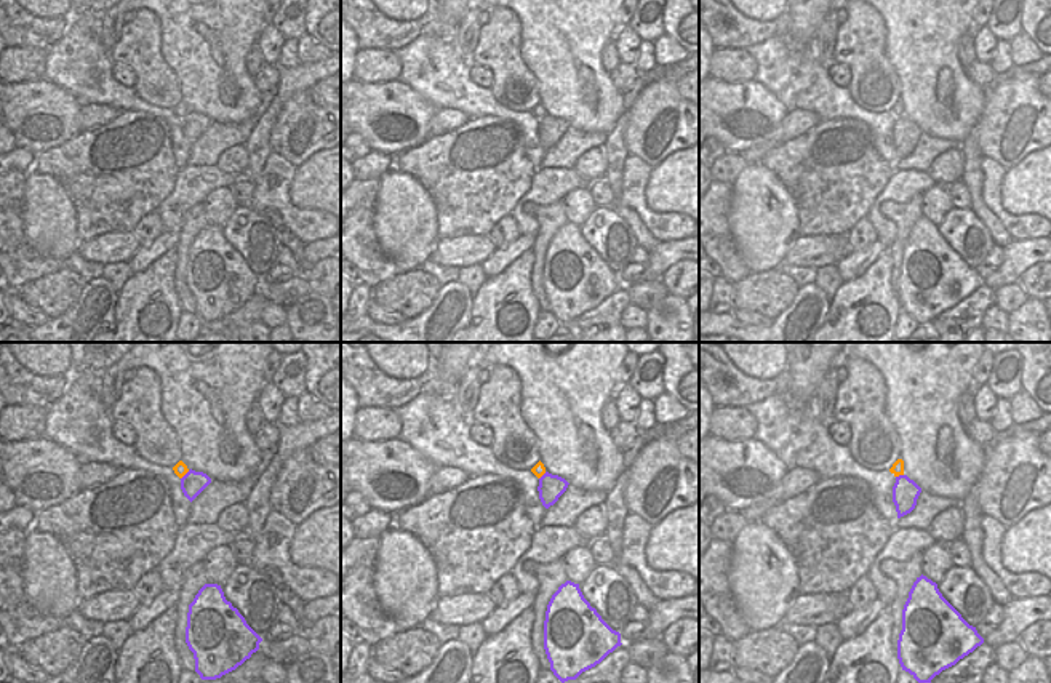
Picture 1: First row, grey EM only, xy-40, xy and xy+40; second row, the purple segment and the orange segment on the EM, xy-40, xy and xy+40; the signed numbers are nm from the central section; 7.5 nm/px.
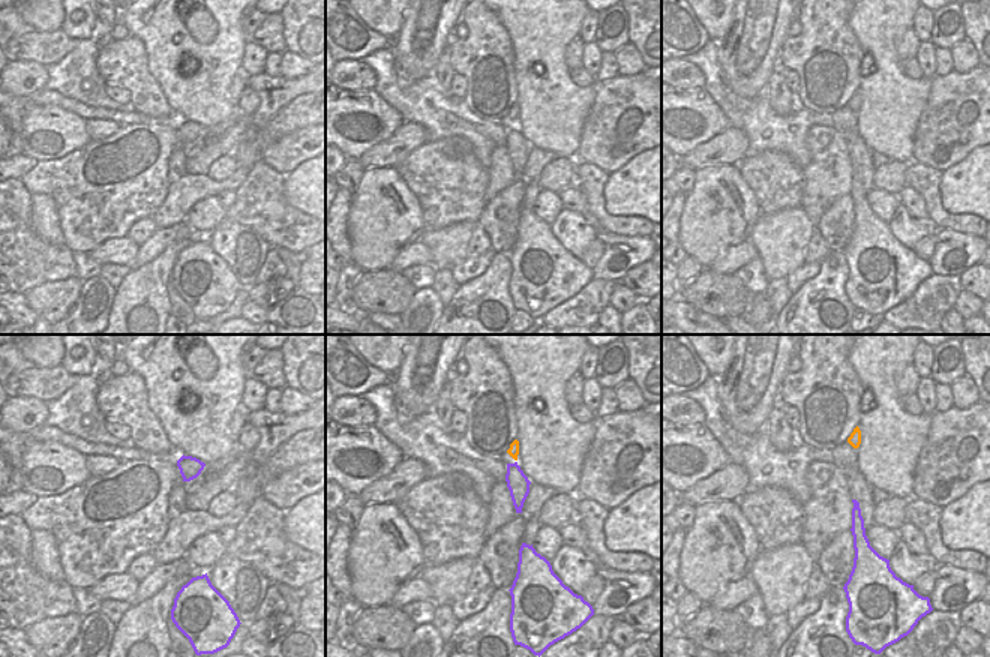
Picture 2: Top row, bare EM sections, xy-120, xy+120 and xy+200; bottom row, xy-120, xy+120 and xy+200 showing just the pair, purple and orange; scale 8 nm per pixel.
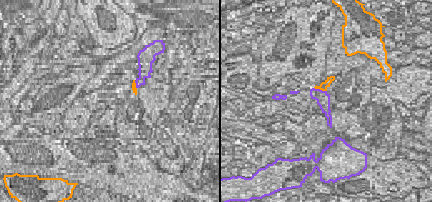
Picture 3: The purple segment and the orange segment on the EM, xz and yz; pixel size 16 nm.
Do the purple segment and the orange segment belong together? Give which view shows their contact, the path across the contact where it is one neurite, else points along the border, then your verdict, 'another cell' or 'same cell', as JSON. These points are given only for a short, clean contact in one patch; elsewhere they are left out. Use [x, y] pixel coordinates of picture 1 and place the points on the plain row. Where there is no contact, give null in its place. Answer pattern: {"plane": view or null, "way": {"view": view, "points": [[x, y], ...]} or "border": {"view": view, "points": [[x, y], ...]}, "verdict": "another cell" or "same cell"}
{"plane": "xy-40", "border": {"view": "xy-40", "points": [[189, 112], [181, 120]]}, "verdict": "another cell"}

